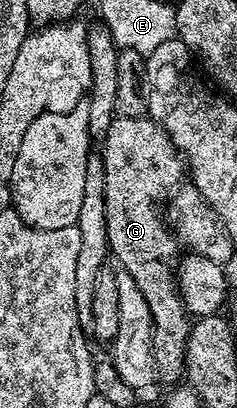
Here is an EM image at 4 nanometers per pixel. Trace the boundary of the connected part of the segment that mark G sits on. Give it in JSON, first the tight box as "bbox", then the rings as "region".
{"bbox":[101,115,193,376],"region":[[[116,115],[115,121],[109,126],[106,136],[102,139],[103,149],[101,155],[103,157],[103,169],[105,170],[106,182],[105,182],[105,213],[107,215],[108,222],[108,246],[110,248],[110,255],[119,259],[118,267],[131,275],[133,282],[137,282],[137,290],[141,290],[141,294],[145,298],[147,305],[151,310],[151,317],[155,322],[155,362],[160,373],[163,372],[167,376],[179,376],[184,375],[185,369],[183,363],[185,362],[185,350],[187,349],[187,339],[191,334],[191,325],[193,323],[192,317],[189,315],[187,307],[183,305],[183,297],[179,294],[177,282],[173,273],[171,272],[171,263],[176,260],[180,255],[179,248],[181,249],[180,241],[177,239],[174,231],[169,227],[168,221],[159,213],[159,203],[163,199],[166,201],[168,197],[172,195],[184,183],[185,180],[185,161],[182,155],[175,148],[175,143],[169,138],[169,134],[163,127],[156,124],[154,120],[147,116],[138,116],[137,118],[129,118],[128,116]]]}

